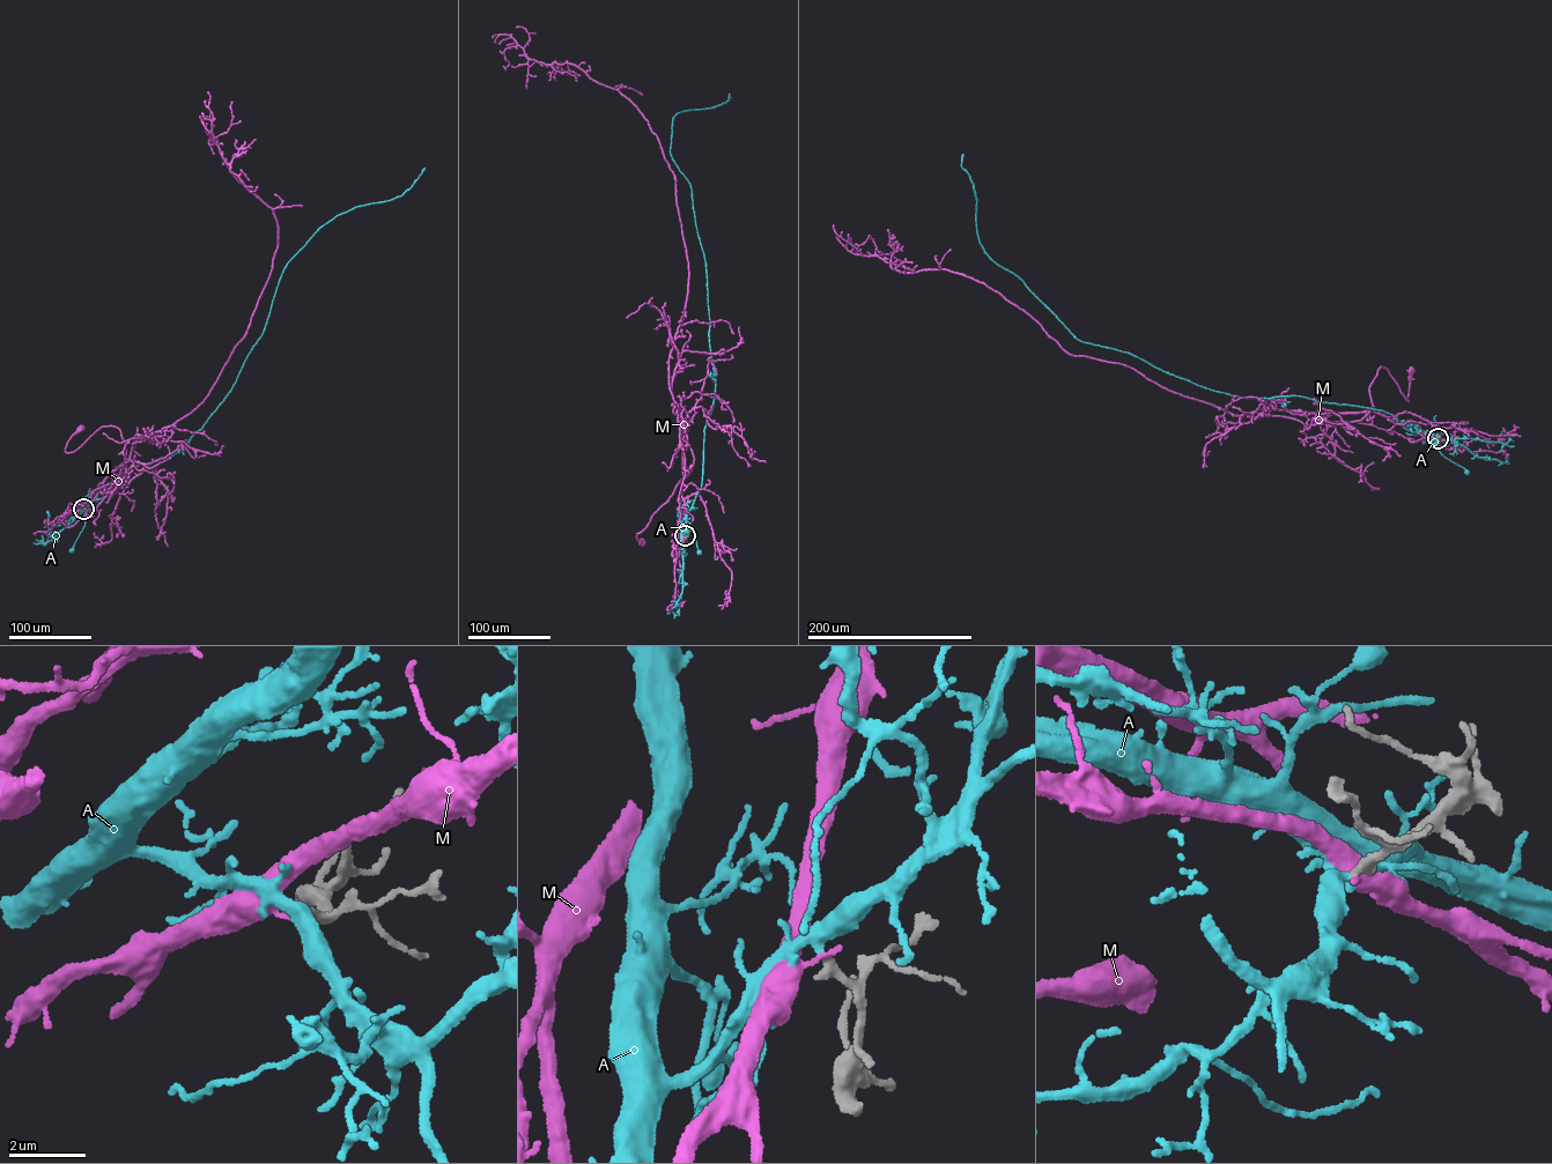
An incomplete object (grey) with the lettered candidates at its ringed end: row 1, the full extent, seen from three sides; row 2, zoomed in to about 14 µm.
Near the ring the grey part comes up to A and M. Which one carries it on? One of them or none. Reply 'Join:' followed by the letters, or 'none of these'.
Join: A

